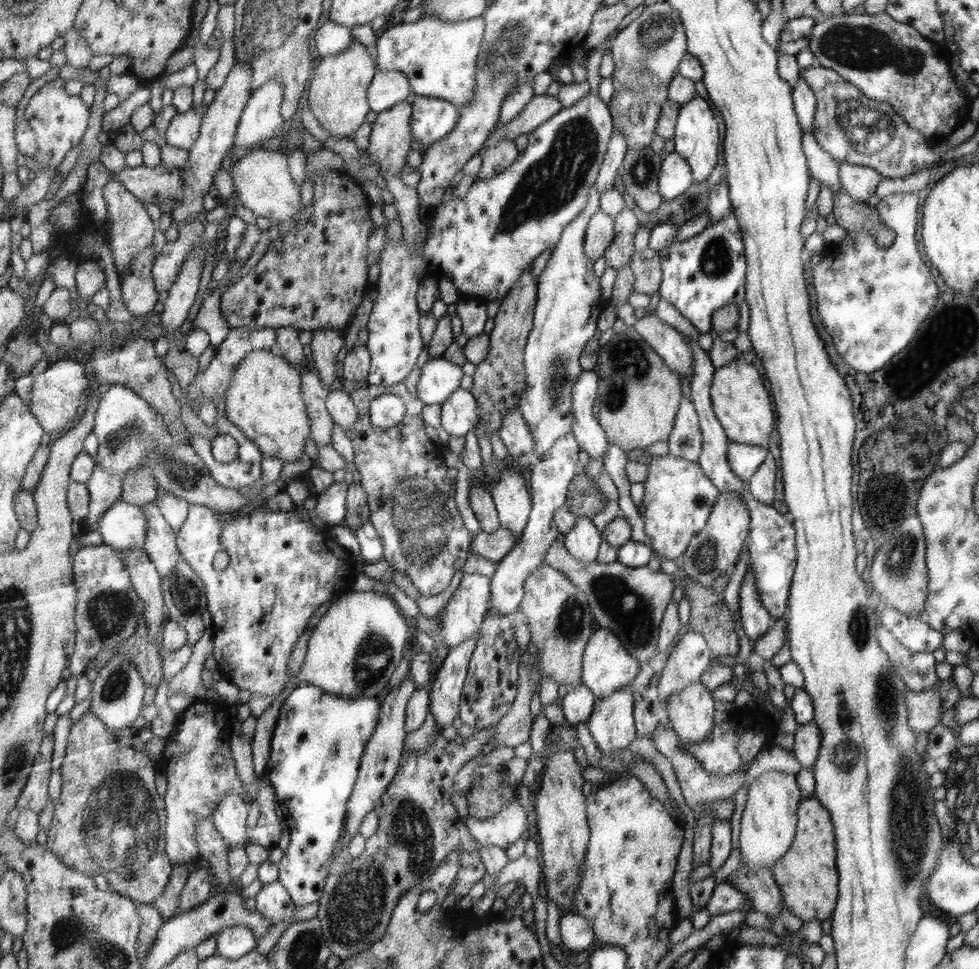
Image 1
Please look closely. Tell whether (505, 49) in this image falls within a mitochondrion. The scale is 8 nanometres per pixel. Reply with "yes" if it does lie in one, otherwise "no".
yes

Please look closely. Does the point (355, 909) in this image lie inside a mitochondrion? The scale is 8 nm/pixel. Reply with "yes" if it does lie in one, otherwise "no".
yes

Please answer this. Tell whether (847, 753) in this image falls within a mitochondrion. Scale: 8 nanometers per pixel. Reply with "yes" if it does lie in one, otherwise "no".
yes

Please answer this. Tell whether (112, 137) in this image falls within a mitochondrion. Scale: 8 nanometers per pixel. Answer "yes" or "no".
no

